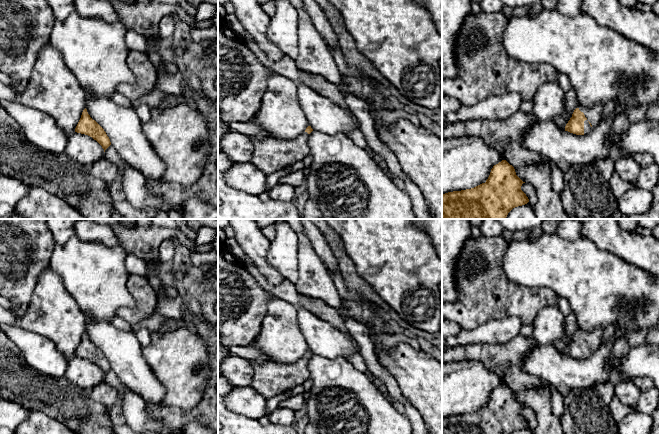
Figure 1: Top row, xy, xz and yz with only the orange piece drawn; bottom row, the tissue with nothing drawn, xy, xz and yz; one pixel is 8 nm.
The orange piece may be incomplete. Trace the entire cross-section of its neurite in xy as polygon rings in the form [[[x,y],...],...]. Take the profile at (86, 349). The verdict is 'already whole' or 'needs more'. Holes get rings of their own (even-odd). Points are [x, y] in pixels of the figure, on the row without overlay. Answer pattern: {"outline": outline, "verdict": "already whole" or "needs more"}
{"outline": [[[86,332],[82,336],[75,356],[92,361],[102,370],[104,376],[111,369],[110,363],[104,353],[90,341]]], "verdict": "already whole"}

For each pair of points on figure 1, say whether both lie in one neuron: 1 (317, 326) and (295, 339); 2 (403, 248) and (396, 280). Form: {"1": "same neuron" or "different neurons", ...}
{"1": "different neurons", "2": "same neuron"}

